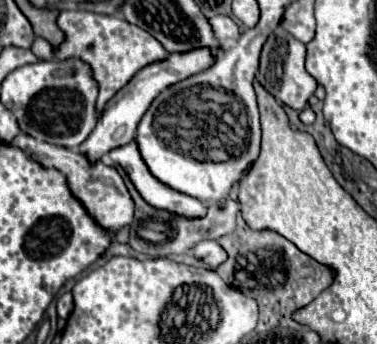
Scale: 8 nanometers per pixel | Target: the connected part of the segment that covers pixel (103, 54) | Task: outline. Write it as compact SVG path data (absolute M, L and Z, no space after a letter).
M61 10L57 18L59 28L65 34L63 44L55 48L55 58L65 60L69 56L79 56L93 68L95 80L101 80L101 94L97 98L97 112L103 112L105 104L133 78L137 70L143 66L163 60L167 56L167 50L145 30L139 26L129 24L121 16L105 16L105 14L93 14L85 10Z

